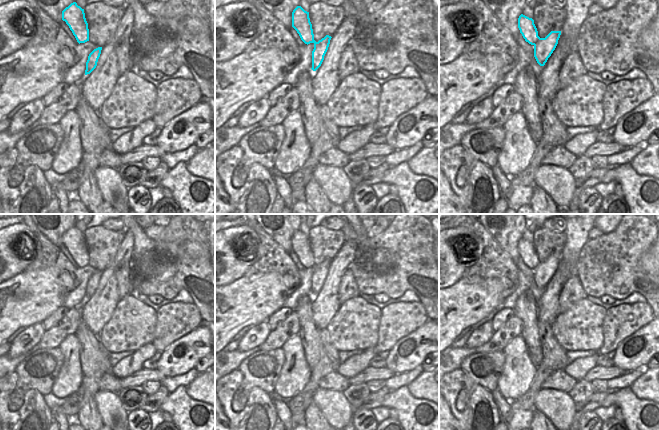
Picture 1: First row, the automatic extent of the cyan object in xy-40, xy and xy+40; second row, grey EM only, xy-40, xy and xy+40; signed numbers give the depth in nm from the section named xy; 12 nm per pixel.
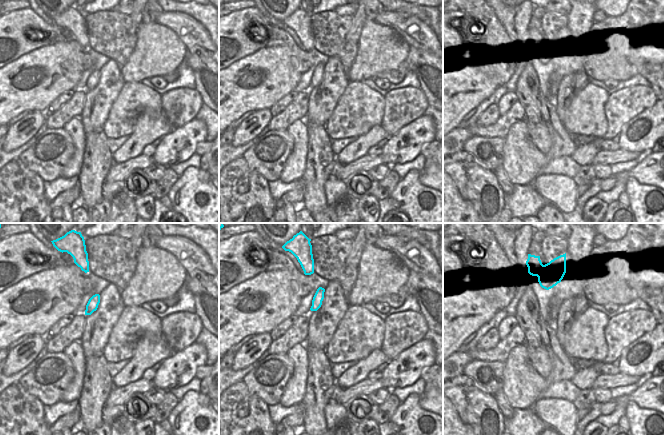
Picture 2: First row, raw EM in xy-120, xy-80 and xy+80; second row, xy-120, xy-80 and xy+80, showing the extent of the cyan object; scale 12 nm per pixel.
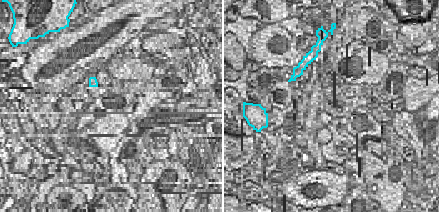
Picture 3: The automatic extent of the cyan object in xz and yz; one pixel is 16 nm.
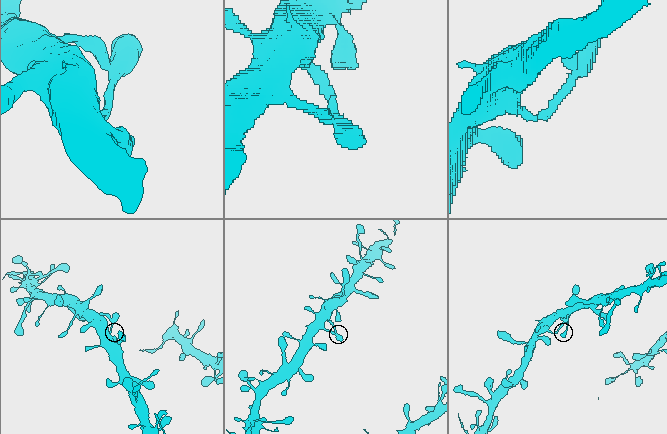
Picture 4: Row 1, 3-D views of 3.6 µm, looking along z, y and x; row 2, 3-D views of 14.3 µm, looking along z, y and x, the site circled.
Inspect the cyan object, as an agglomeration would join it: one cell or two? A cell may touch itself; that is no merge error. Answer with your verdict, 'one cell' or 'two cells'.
one cell

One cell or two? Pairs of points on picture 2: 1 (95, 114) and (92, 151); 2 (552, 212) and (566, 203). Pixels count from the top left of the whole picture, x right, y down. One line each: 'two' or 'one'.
1: two
2: two

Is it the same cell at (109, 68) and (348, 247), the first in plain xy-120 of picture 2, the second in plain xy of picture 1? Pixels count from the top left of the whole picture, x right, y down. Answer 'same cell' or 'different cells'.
same cell

